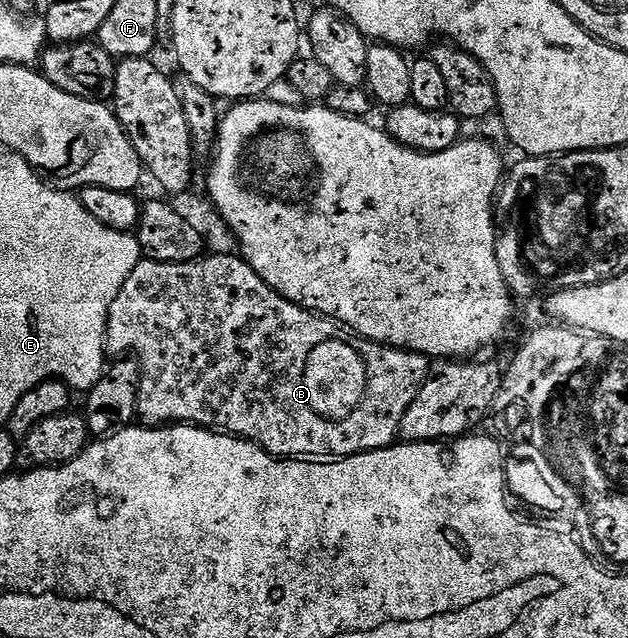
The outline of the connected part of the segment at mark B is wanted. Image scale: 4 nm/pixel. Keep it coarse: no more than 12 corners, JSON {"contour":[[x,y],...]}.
{"contour":[[239,255],[141,259],[106,348],[145,425],[387,448],[429,357]]}

